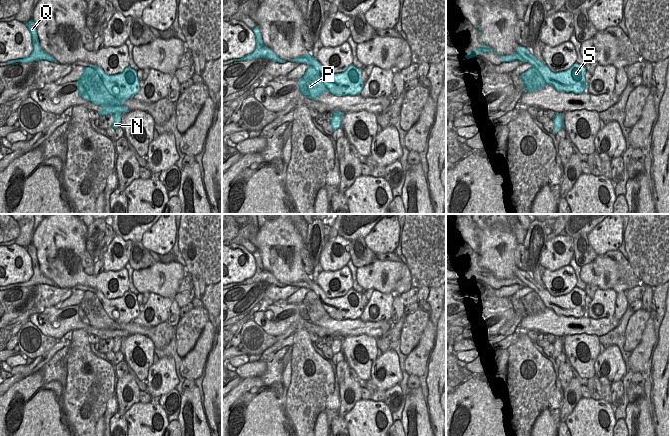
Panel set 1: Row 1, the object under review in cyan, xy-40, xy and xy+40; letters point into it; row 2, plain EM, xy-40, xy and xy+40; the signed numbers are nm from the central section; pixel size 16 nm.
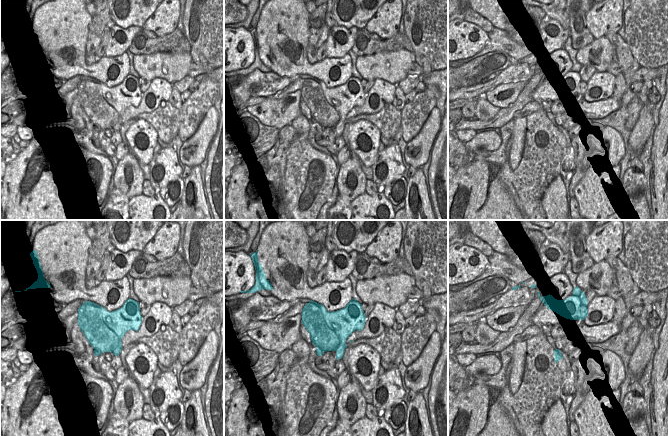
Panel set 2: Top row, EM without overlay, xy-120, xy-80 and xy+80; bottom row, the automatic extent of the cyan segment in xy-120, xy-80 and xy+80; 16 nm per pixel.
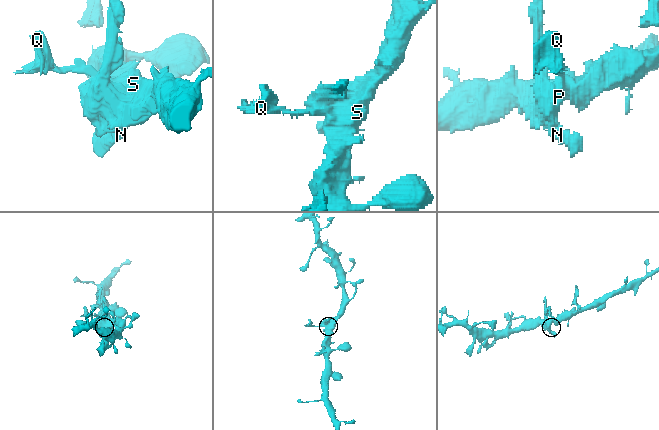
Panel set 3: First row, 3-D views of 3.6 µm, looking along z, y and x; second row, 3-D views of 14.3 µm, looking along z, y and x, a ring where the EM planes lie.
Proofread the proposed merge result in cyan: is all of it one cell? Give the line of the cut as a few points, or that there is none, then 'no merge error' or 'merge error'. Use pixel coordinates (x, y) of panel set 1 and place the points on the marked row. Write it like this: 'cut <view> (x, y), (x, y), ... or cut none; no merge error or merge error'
cut xy+40 (518, 53), (521, 57), (520, 60); merge error

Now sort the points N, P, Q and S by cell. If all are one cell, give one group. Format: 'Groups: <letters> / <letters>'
Groups: N P S / Q.

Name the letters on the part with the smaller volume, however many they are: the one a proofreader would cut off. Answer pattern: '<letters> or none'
Q.

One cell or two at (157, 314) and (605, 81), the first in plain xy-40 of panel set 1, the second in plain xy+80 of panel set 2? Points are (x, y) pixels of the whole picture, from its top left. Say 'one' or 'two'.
one

